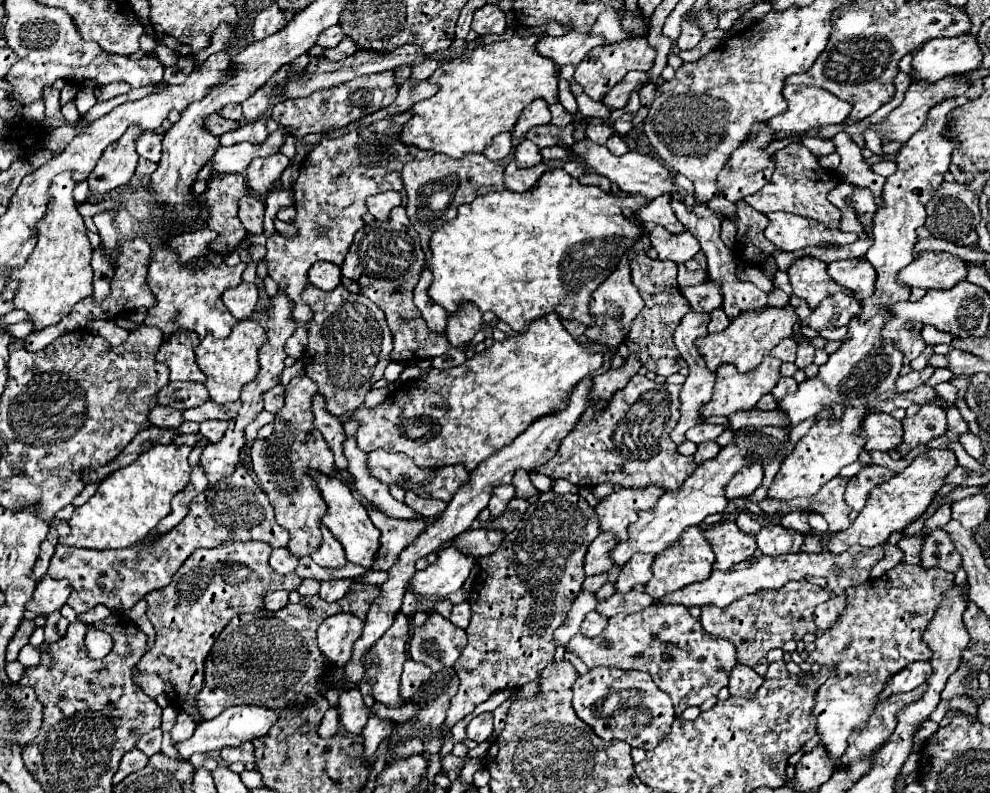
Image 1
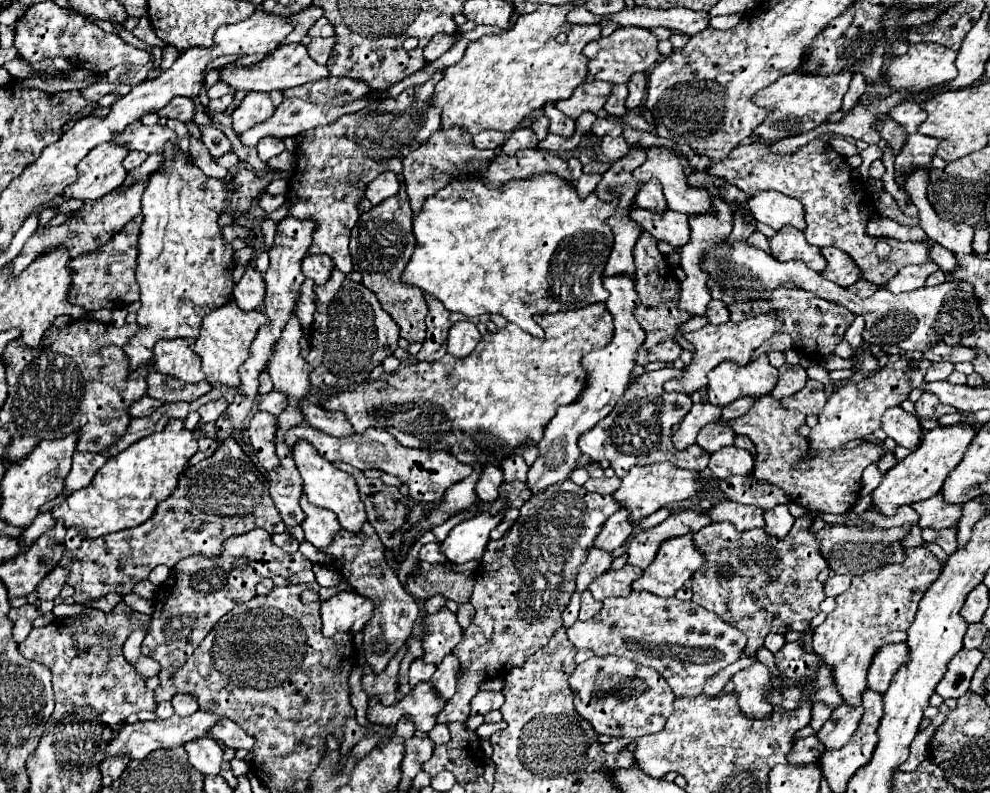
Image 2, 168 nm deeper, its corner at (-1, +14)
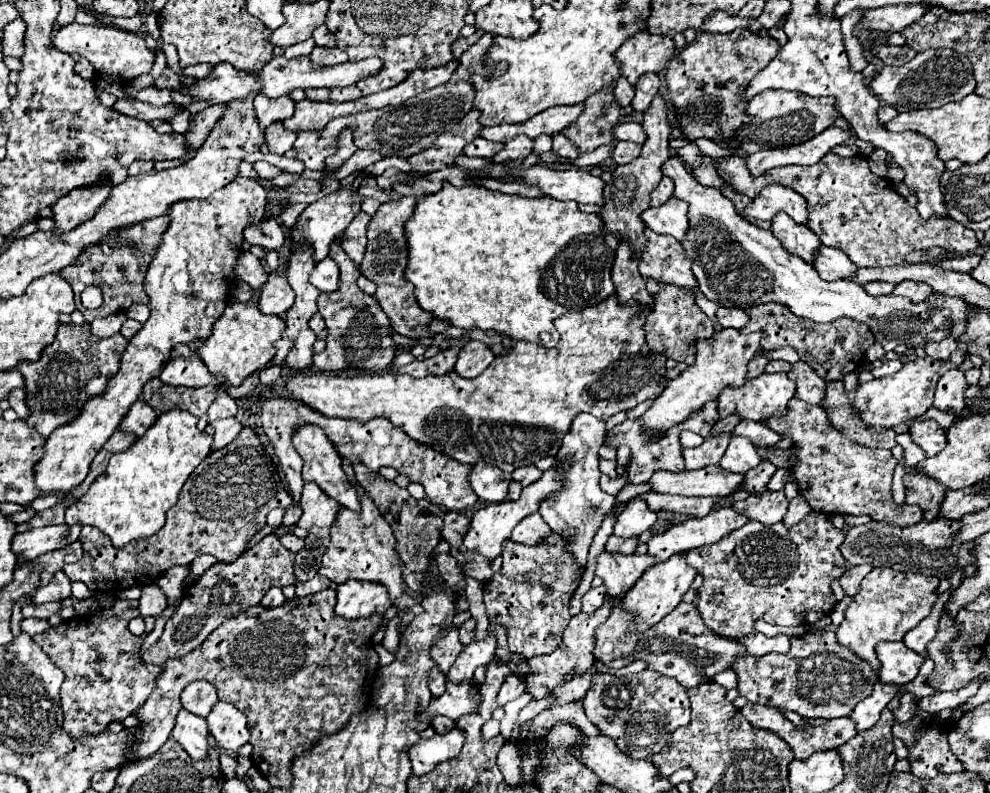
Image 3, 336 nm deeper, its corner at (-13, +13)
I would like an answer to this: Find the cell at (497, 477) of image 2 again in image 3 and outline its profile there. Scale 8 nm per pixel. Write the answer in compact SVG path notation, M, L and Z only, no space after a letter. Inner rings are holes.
M477 462L469 474L469 484L475 490L475 494L483 502L503 502L507 498L507 486L511 482L511 474L501 472L499 468Z

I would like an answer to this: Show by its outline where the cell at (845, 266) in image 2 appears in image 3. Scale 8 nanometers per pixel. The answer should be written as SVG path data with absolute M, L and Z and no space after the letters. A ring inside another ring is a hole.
M821 246L815 250L815 262L813 268L819 272L823 280L837 280L837 278L849 278L855 274L857 266L837 248Z

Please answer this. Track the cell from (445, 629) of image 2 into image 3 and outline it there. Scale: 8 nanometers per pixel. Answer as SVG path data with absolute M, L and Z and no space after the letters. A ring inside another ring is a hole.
M451 626L451 628L447 630L447 634L445 634L437 644L431 646L429 654L431 654L431 658L435 660L437 668L439 668L443 674L447 674L449 668L451 668L451 664L455 662L455 658L457 658L457 654L459 654L461 650L463 650L463 644L459 642L457 628Z

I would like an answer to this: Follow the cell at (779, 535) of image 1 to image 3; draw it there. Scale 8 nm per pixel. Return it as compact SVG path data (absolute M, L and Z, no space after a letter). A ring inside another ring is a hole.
M799 494L799 496L795 496L795 498L791 500L789 512L787 512L787 516L783 518L783 524L785 524L787 528L789 528L789 526L795 526L795 524L801 522L809 512L811 512L811 506L807 506L807 500Z

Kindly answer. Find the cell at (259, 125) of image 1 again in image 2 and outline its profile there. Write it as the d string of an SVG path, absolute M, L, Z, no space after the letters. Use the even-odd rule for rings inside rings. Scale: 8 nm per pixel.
M249 93L231 115L233 129L237 133L243 133L251 129L253 125L267 121L273 115L273 111L275 107L269 99L269 93Z

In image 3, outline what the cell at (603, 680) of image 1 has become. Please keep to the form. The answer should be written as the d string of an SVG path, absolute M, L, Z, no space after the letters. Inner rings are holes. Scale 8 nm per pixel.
M655 670L635 674L635 686L631 680L633 678L617 678L613 674L595 674L583 706L587 718L601 730L601 734L613 738L619 750L629 758L645 760L651 754L657 754L677 728L687 726L689 698L687 690L675 682L675 678L655 674Z

